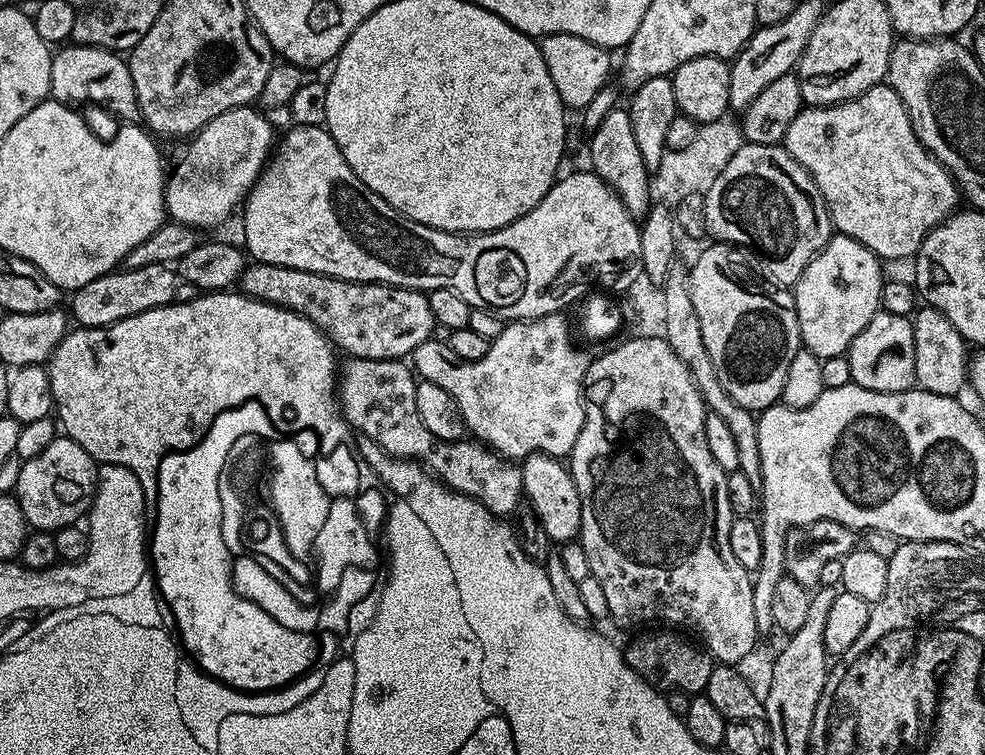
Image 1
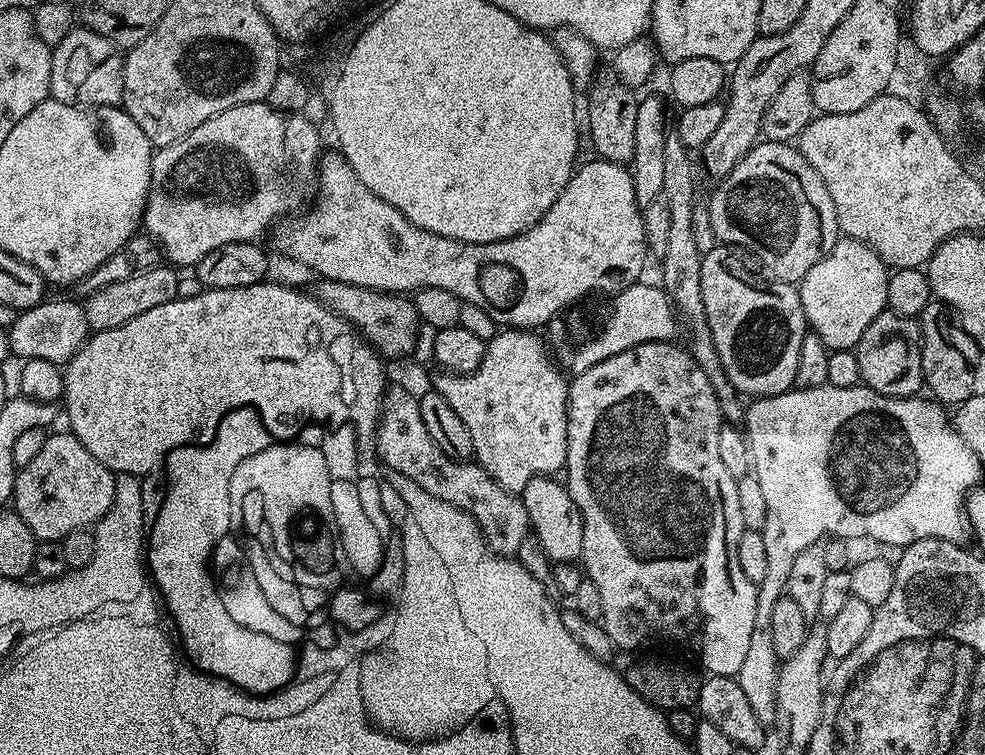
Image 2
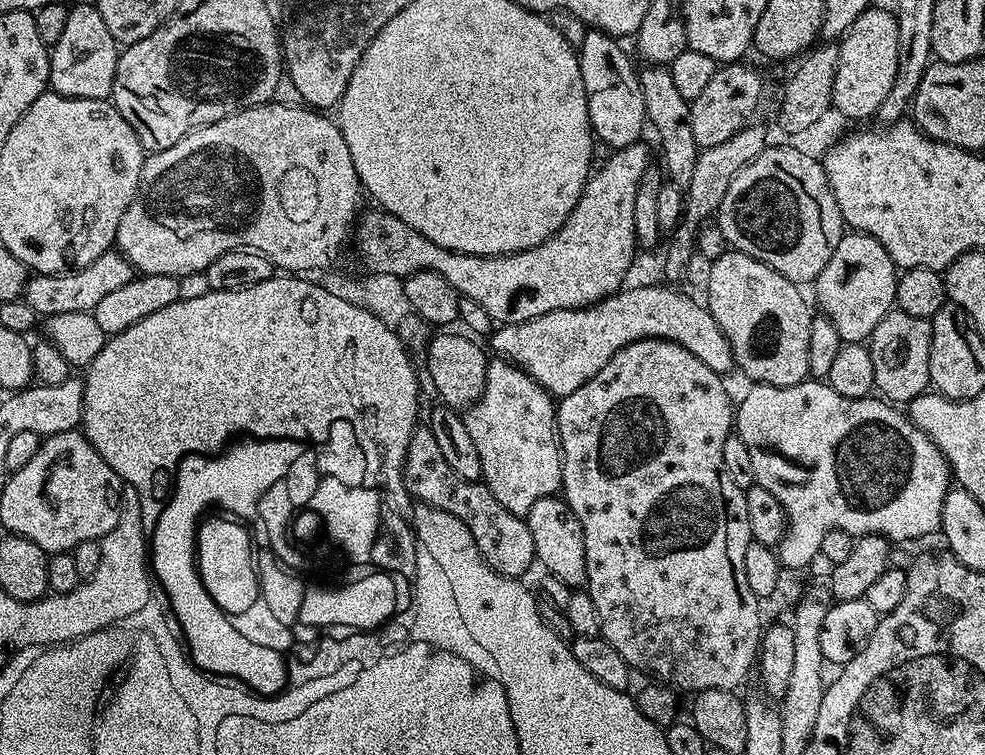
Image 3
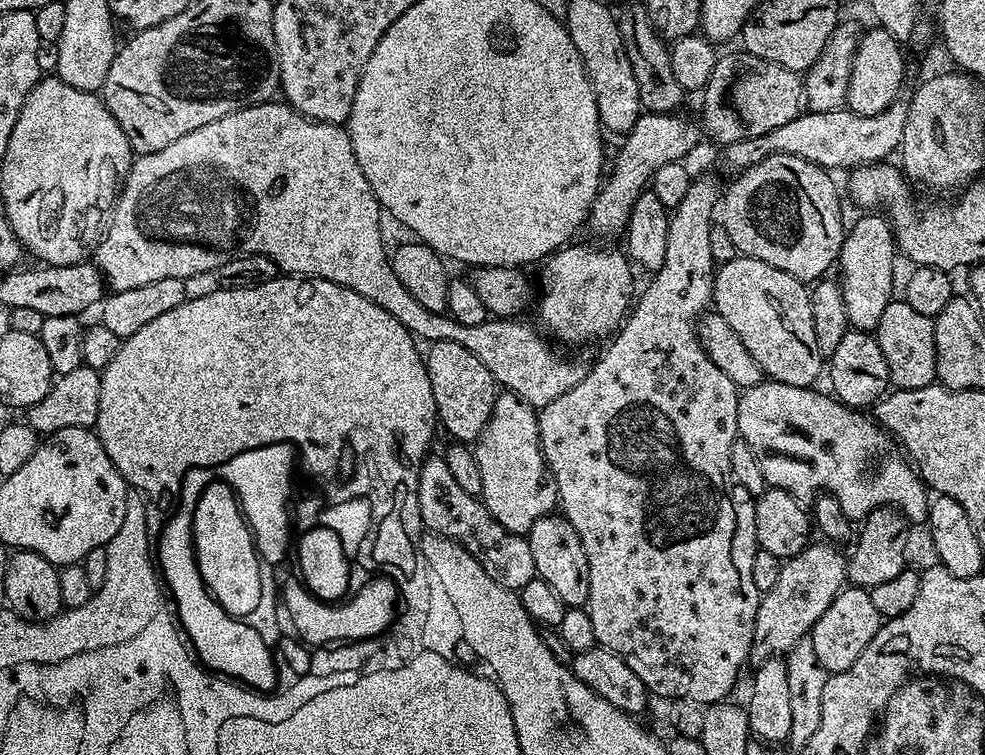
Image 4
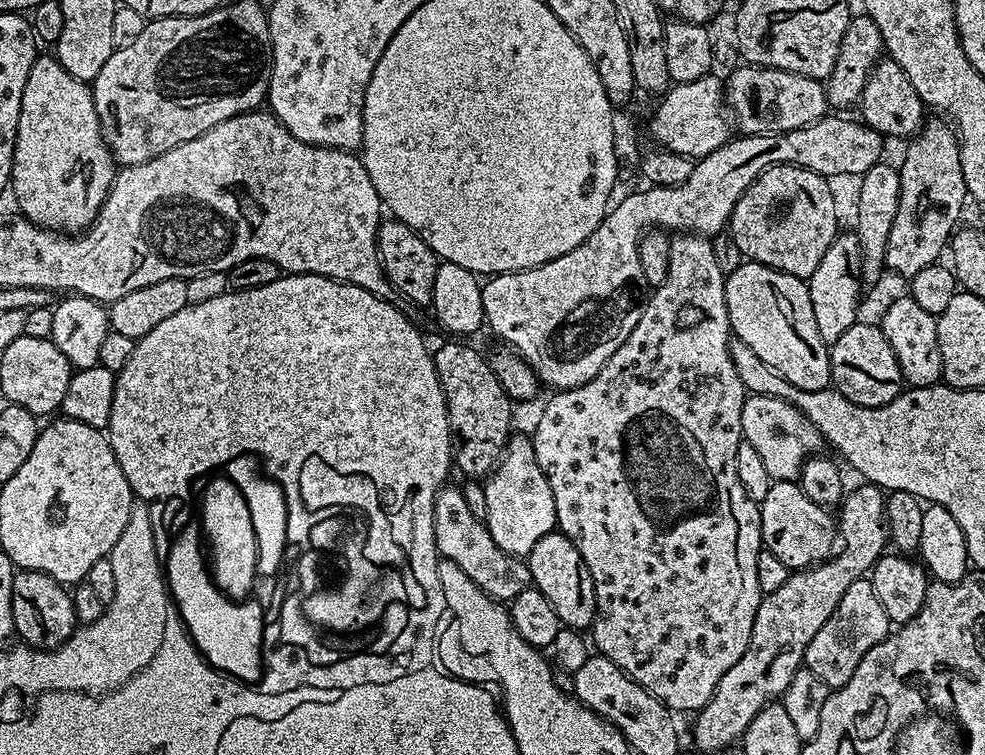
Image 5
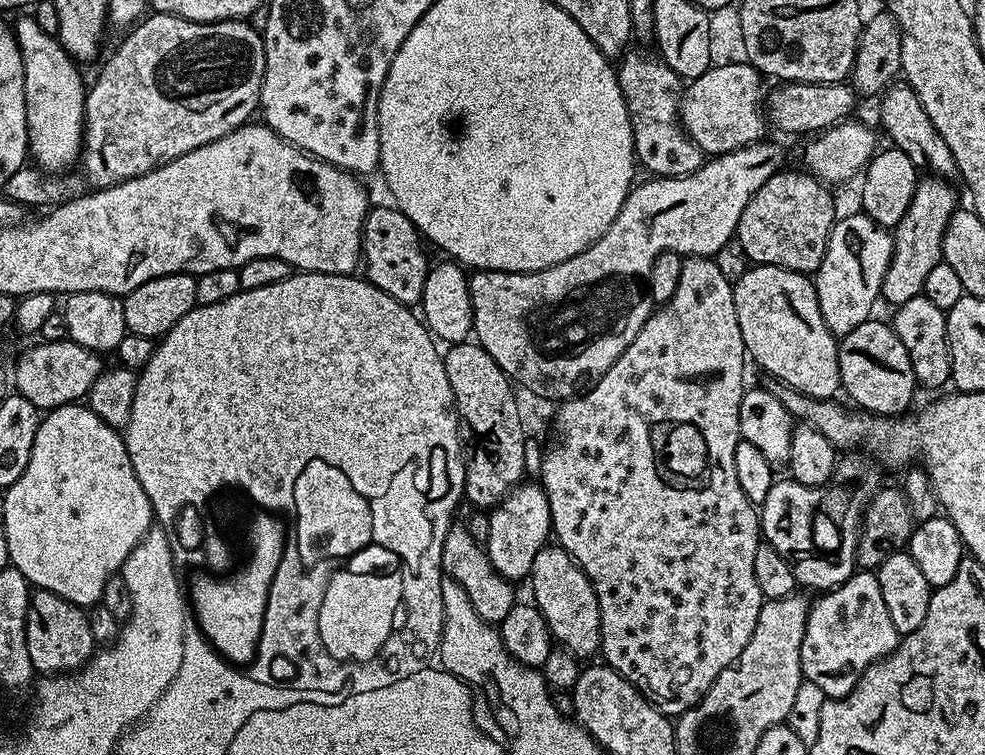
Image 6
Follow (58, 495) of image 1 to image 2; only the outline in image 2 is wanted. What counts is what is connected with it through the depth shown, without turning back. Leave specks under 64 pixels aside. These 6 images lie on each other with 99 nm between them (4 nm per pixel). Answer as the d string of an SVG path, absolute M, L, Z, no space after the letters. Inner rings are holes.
M64 432L58 433L57 436L49 435L42 450L38 450L38 455L34 457L34 462L19 469L16 474L14 510L24 518L25 526L40 542L59 542L72 532L95 525L112 509L112 504L116 501L118 485L114 473L108 468L99 467L96 461L89 457L88 451L77 436Z

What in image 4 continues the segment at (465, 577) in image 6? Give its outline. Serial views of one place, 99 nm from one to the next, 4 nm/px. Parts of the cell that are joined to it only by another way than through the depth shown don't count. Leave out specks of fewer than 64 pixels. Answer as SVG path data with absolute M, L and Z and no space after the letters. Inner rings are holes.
M433 454L420 467L418 478L418 506L420 507L420 523L428 528L433 537L453 540L461 544L490 574L494 582L504 588L521 590L528 582L536 578L534 554L530 554L527 539L519 532L508 532L486 510L484 501L479 496L466 494L454 474L450 474L450 466L446 466L443 455Z

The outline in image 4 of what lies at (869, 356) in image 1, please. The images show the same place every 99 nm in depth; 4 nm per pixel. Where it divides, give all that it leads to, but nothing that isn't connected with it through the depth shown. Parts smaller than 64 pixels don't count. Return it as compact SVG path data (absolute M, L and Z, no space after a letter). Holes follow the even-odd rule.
M894 298L882 310L882 318L878 318L878 326L874 335L882 350L882 358L886 358L886 370L893 389L918 390L922 386L930 386L936 380L936 343L934 330L936 321L926 314L918 314L902 298Z

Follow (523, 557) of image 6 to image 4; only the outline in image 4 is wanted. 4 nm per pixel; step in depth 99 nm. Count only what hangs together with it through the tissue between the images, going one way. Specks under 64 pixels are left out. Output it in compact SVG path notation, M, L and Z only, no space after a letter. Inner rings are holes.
M501 391L497 395L490 422L486 422L474 451L478 471L482 473L479 497L506 531L527 534L538 518L557 507L556 478L544 463L537 409L519 400L513 392Z

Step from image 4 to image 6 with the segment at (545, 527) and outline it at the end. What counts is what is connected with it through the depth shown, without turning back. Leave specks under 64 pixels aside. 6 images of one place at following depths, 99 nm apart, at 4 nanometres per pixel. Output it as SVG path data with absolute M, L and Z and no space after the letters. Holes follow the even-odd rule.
M545 546L538 550L538 558L534 558L532 575L532 596L534 605L546 620L552 639L559 647L572 653L577 658L597 655L600 652L600 611L598 610L598 598L594 594L594 586L586 578L584 571L576 564L576 560L565 548L559 546Z

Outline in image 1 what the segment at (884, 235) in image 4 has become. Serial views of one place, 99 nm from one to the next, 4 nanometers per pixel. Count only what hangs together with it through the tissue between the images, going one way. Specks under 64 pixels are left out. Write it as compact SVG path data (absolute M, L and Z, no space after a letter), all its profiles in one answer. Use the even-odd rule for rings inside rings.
M833 235L828 245L806 266L806 270L800 275L800 281L794 285L800 343L803 347L810 349L821 360L847 353L854 338L858 338L858 334L866 330L866 322L870 322L870 318L874 318L874 314L881 311L880 295L884 289L886 273L880 267L880 257L862 246L862 242L849 236Z

